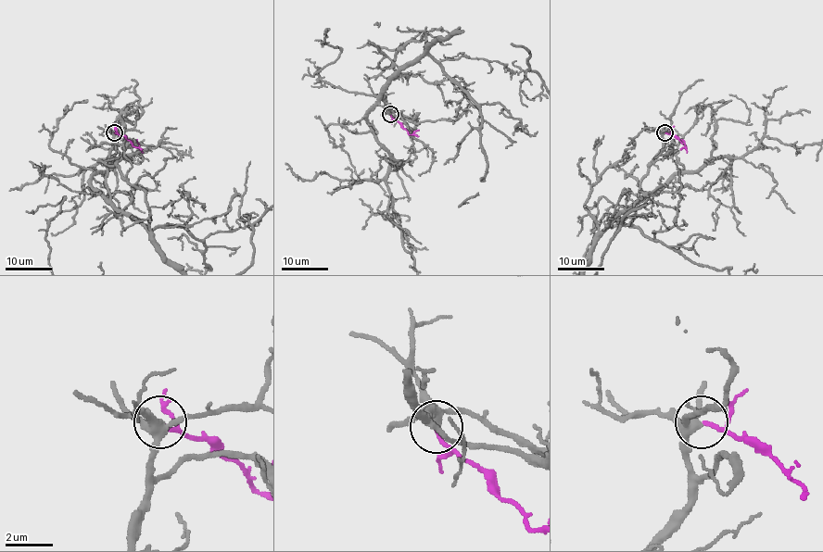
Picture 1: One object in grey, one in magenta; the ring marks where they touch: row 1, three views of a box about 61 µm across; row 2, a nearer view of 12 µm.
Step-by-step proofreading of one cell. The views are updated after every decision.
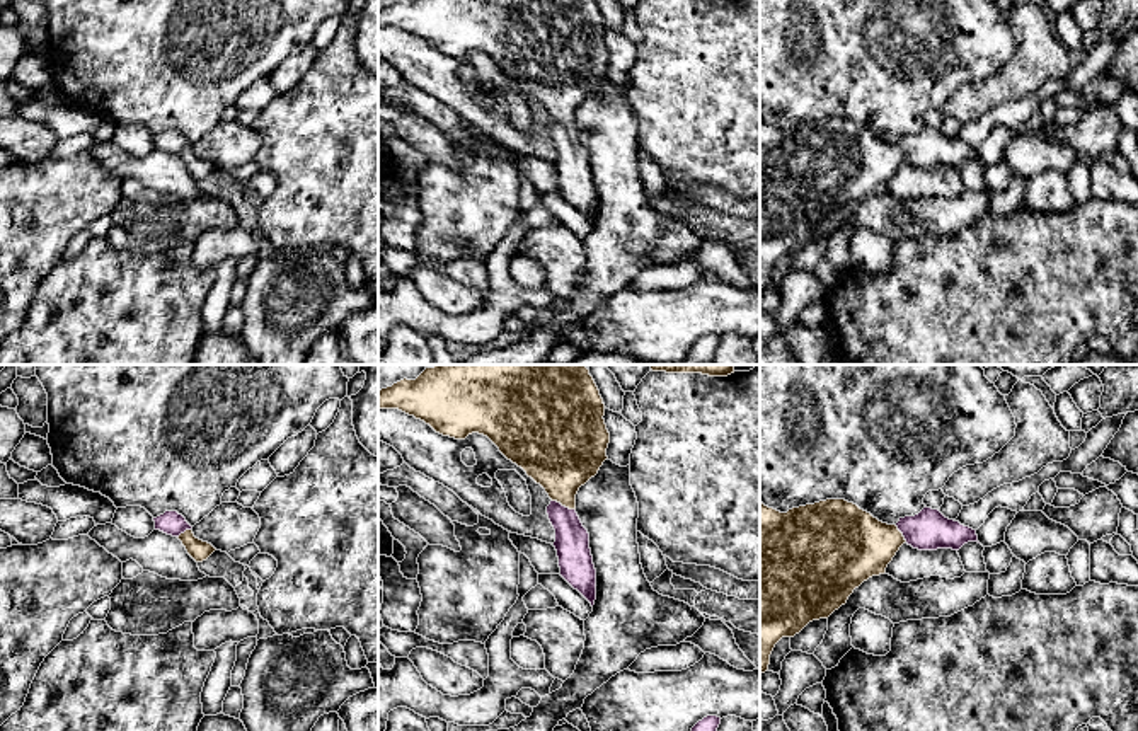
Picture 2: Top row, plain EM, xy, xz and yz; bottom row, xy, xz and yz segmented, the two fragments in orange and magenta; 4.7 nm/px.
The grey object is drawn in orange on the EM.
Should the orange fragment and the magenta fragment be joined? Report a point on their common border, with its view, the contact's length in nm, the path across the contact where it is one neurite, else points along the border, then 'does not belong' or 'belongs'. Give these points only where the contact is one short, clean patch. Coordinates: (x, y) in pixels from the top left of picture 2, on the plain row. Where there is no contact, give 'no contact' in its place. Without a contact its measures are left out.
xz (564, 123) | 120 nm | across xz (561, 70), (564, 123), (564, 138), (571, 161) | belongs

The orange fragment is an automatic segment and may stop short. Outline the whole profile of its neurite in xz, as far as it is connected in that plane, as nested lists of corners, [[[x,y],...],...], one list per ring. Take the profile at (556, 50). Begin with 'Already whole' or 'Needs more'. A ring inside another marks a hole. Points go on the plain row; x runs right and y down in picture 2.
Needs more. [[[397,0],[378,9],[378,26],[399,27],[455,58],[465,58],[472,51],[484,53],[540,102],[552,118],[547,133],[555,148],[560,194],[595,223],[596,187],[589,152],[576,131],[579,106],[608,77],[605,22],[595,0]]]

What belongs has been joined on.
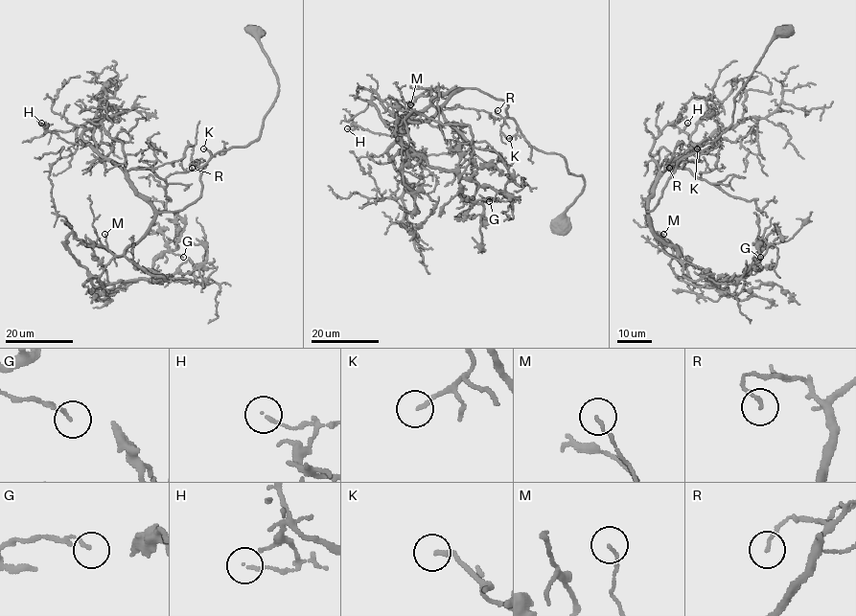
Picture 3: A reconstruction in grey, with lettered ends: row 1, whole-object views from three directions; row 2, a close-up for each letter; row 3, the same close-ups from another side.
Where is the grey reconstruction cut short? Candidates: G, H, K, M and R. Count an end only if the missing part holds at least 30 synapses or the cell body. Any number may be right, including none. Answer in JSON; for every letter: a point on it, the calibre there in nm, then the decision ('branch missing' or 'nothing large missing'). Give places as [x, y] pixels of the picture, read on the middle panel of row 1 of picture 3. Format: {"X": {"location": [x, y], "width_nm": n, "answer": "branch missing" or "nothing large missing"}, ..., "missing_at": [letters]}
{"G": {"location": [489, 201], "width_nm": 120, "answer": "nothing large missing"}, "H": {"location": [347, 128], "width_nm": 110, "answer": "nothing large missing"}, "K": {"location": [509, 138], "width_nm": 160, "answer": "nothing large missing"}, "M": {"location": [410, 104], "width_nm": 100, "answer": "nothing large missing"}, "R": {"location": [497, 110], "width_nm": 110, "answer": "nothing large missing"}, "missing_at": []}

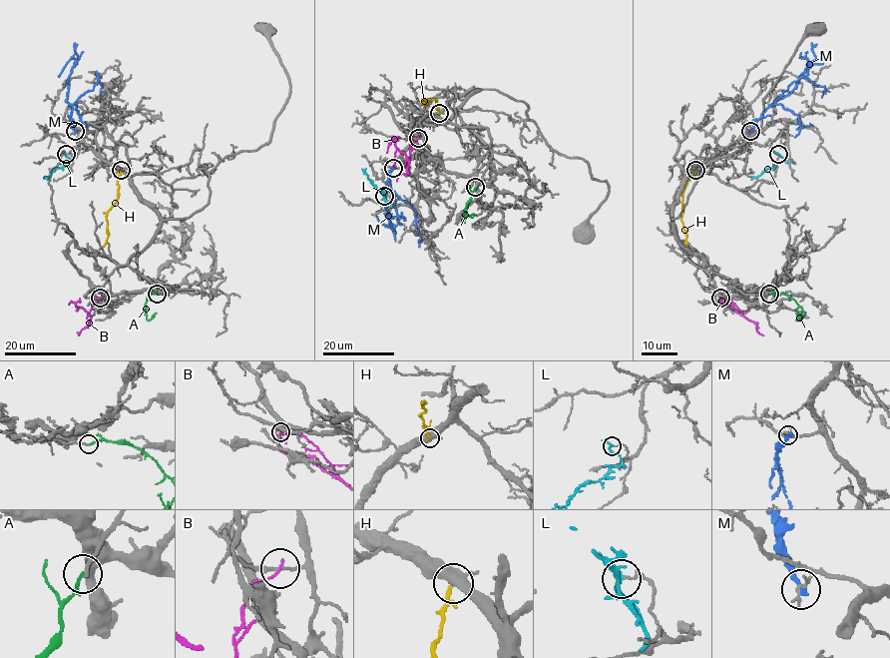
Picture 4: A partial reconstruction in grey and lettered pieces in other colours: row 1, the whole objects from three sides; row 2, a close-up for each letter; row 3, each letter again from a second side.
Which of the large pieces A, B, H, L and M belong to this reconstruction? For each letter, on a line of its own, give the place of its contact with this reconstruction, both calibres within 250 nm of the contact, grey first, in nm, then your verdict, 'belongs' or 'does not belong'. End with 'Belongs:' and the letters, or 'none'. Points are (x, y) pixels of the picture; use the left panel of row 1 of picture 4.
A: meets grey at (157, 294); 190 nm thick on the grey side, 150 nm on the other; does not belong
B: meets grey at (100, 298); 140 nm thick on the grey side, 120 nm on the other; does not belong
H: meets grey at (121, 170); 480 nm thick on the grey side, 180 nm on the other; does not belong
L: meets grey at (66, 154); 100 nm thick on the grey side, 190 nm on the other; belongs
M: meets grey at (75, 131); 200 nm thick on the grey side, 320 nm on the other; does not belong
Belongs: L

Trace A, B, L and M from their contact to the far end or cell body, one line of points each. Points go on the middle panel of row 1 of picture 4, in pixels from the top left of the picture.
A: (475, 187), (463, 220), (474, 215)
B: (418, 138), (413, 142), (407, 159), (393, 138), (387, 152)
L: (384, 196), (387, 203), (362, 169)
M: (393, 168), (389, 172), (385, 208), (390, 226), (394, 226), (383, 225), (377, 216)

